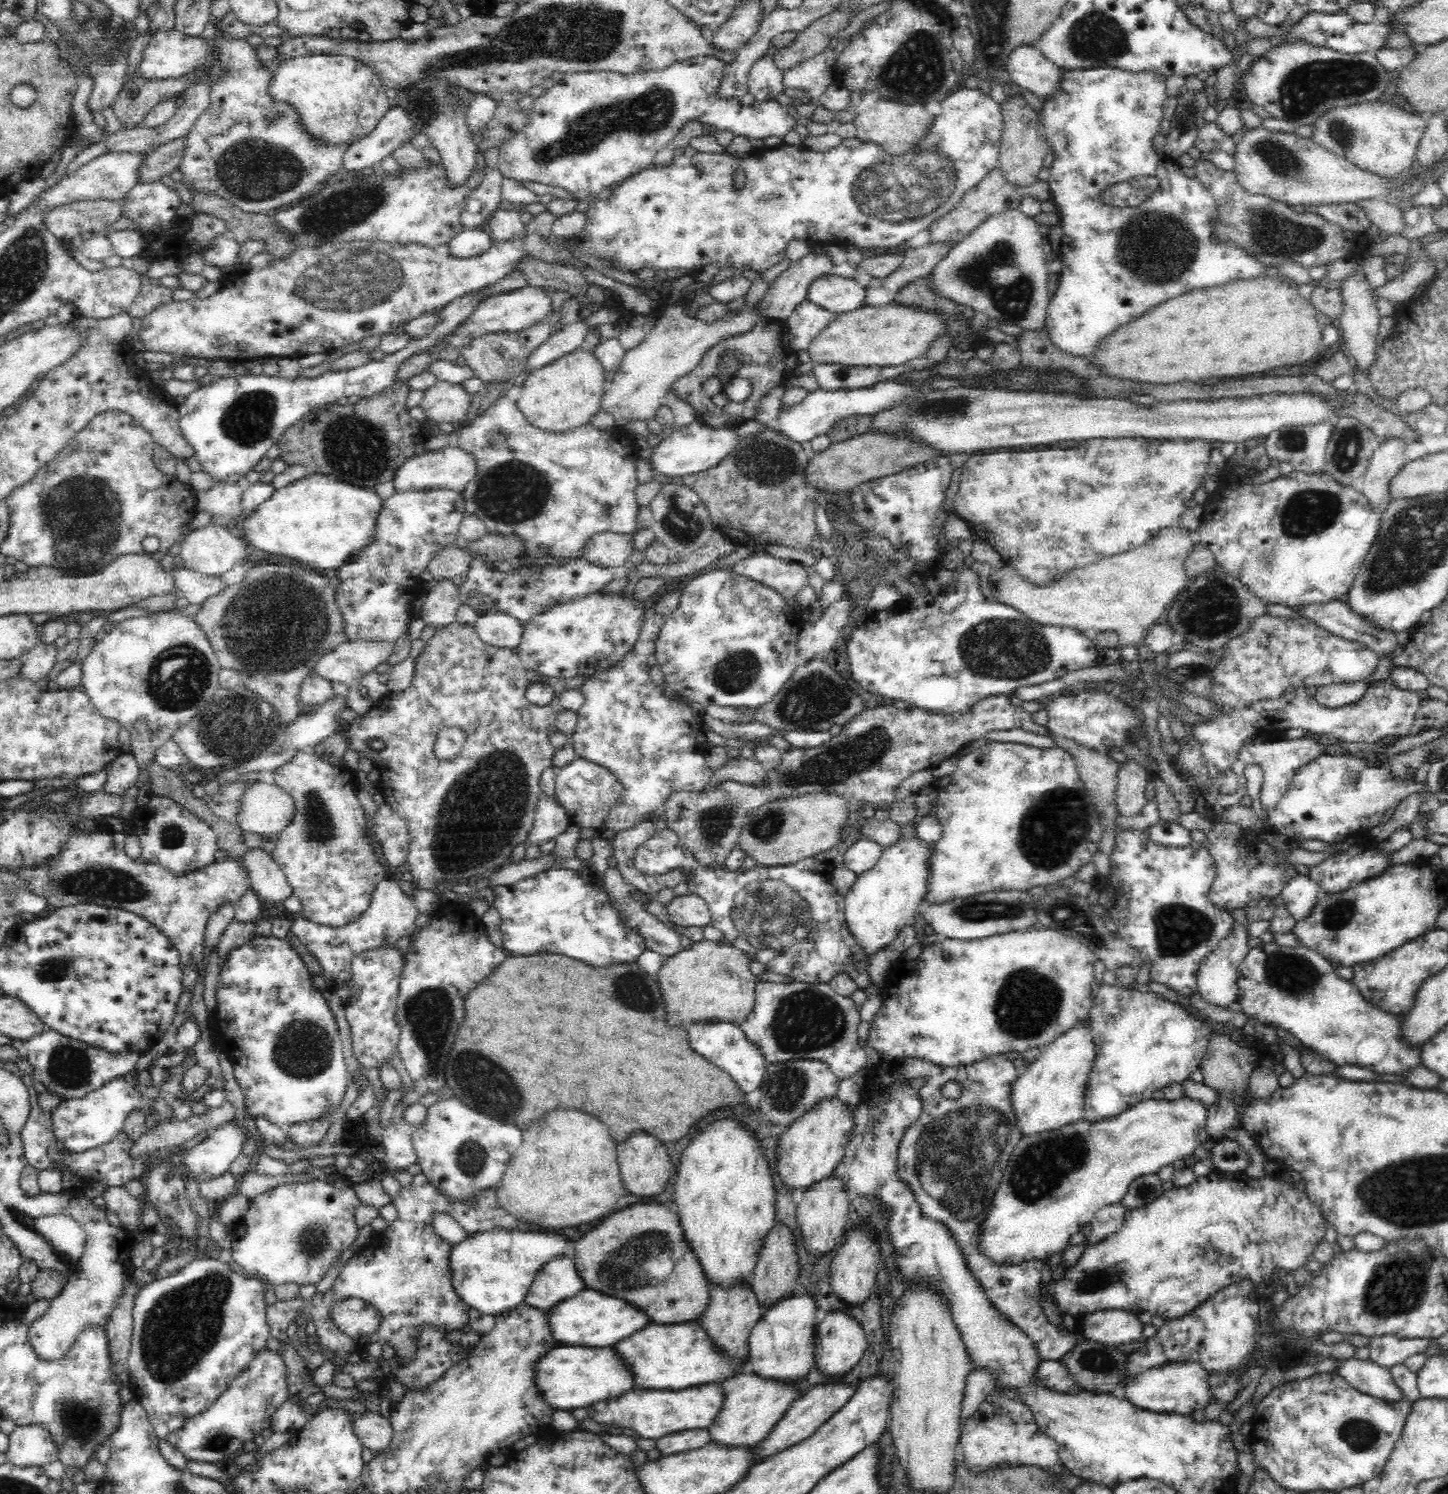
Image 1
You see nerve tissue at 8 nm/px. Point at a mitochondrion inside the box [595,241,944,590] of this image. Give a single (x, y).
(769, 464)

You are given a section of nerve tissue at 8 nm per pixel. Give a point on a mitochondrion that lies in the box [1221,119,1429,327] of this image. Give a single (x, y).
(1269, 232)

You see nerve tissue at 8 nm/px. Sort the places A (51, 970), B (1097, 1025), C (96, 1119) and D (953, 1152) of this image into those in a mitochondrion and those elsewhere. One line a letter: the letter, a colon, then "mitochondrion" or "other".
A: mitochondrion
B: other
C: other
D: mitochondrion

